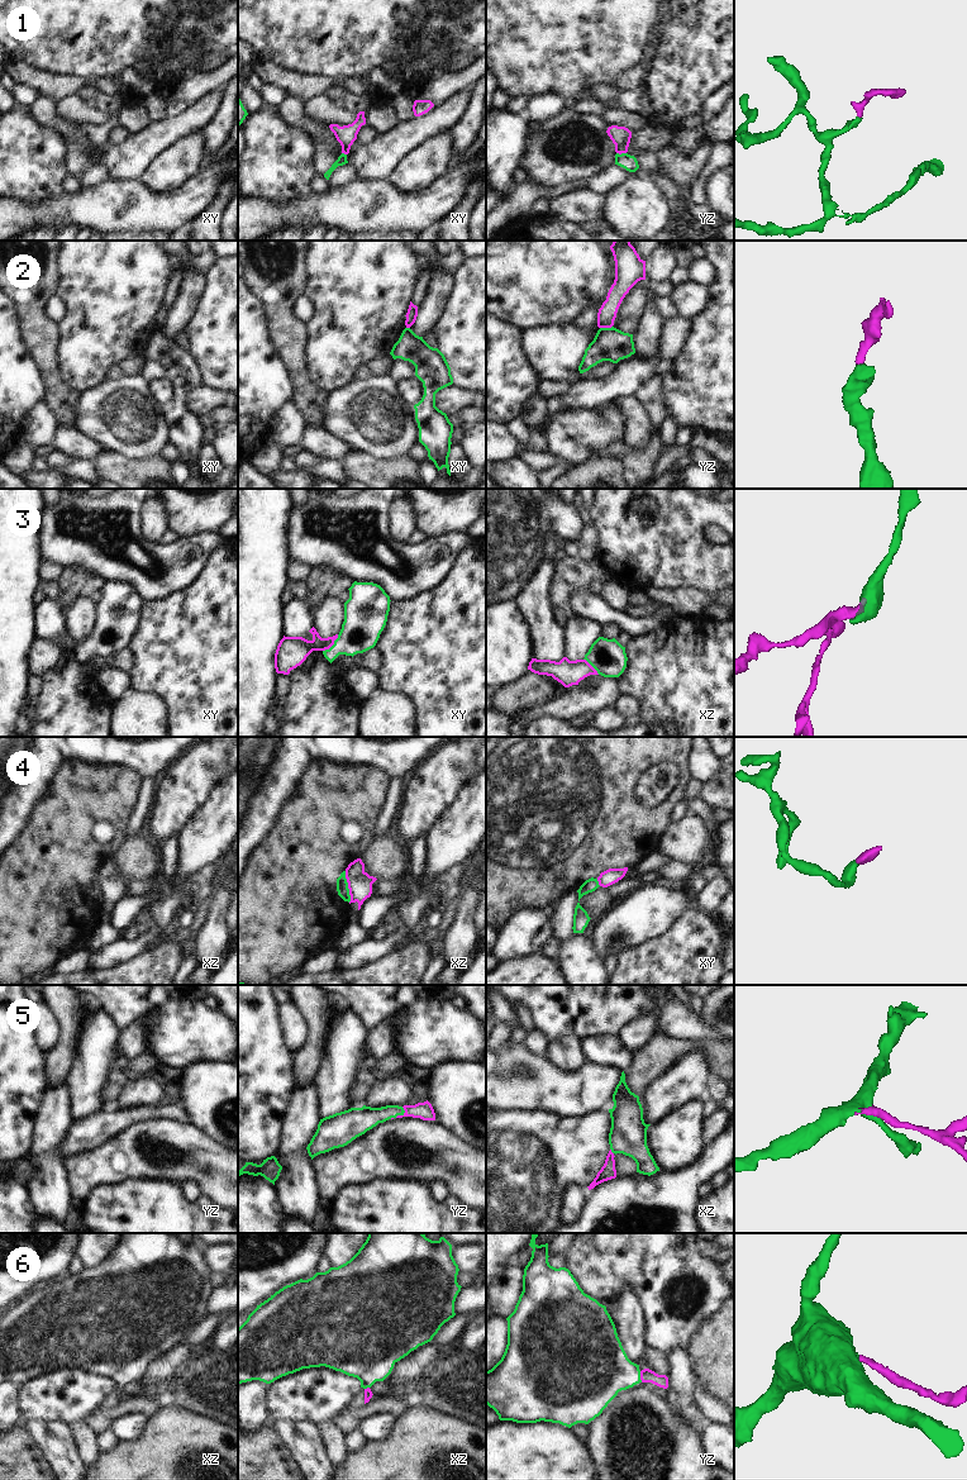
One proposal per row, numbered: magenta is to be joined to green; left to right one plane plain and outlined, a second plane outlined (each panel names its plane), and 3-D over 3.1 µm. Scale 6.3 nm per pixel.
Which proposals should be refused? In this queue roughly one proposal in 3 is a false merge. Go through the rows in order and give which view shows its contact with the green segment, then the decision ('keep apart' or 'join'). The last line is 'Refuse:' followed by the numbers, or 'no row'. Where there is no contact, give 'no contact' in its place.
1: meets green in yz; join
2: meets green in yz; keep apart
3: meets green in xy; keep apart
4: meets green in xz; join
5: meets green in yz; join
6: meets green in yz; join
Refuse: 2, 3

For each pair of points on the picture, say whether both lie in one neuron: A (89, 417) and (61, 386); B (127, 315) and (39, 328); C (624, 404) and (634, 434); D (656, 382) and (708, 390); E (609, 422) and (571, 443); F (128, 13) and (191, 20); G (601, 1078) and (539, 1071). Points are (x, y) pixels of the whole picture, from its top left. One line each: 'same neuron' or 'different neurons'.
A: different neurons
B: different neurons
C: same neuron
D: different neurons
E: same neuron
F: different neurons
G: same neuron

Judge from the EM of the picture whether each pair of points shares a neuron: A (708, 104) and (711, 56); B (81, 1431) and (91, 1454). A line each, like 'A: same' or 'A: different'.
A: different
B: same

